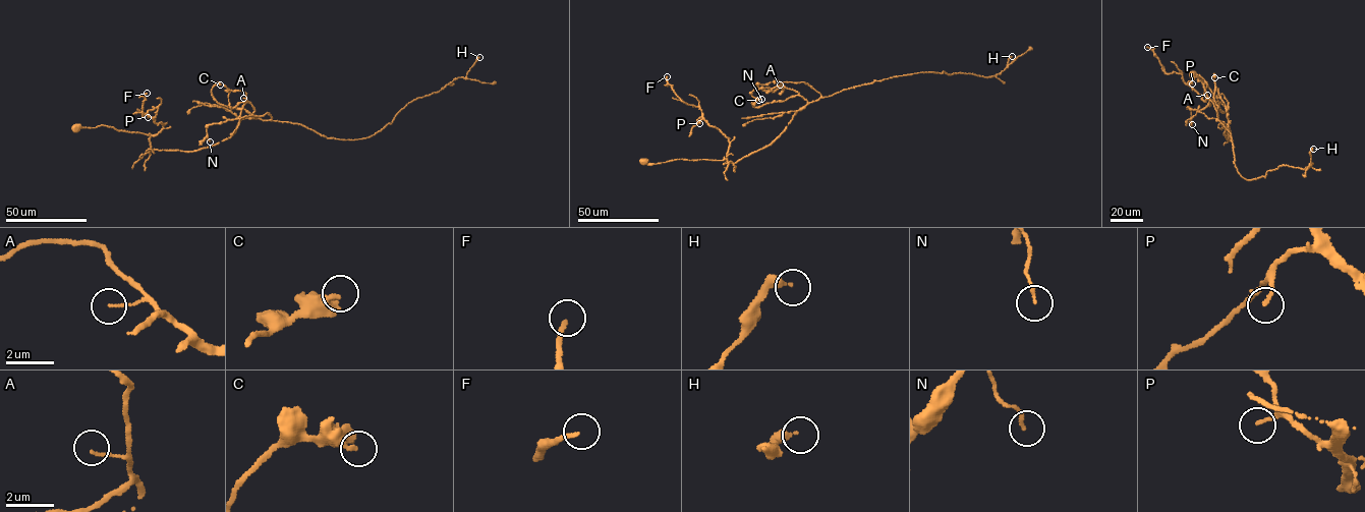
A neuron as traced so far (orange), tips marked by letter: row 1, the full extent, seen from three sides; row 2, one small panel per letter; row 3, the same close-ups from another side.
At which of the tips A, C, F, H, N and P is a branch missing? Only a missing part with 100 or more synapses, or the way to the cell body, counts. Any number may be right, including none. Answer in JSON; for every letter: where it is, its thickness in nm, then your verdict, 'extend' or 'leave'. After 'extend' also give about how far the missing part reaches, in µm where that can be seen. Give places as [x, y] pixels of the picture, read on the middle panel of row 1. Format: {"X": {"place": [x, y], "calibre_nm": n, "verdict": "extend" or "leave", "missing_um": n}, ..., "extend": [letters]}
{"A": {"place": [780, 84], "calibre_nm": 110, "verdict": "leave"}, "C": {"place": [758, 100], "calibre_nm": 320, "verdict": "leave"}, "F": {"place": [667, 76], "calibre_nm": 170, "verdict": "leave"}, "H": {"place": [1012, 56], "calibre_nm": 280, "verdict": "leave"}, "N": {"place": [761, 99], "calibre_nm": 120, "verdict": "leave"}, "P": {"place": [699, 123], "calibre_nm": 140, "verdict": "leave"}, "extend": []}

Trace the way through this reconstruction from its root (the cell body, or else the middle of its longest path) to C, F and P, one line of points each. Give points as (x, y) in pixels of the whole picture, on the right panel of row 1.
C: (1192, 75), (1207, 83), (1228, 110), (1230, 140), (1224, 132), (1230, 122), (1219, 121), (1216, 115), (1214, 77)
F: (1192, 75), (1207, 83), (1228, 111), (1223, 112), (1216, 102), (1187, 84), (1181, 73), (1166, 73), (1147, 47)
P: (1192, 75), (1197, 74), (1207, 83), (1228, 111), (1223, 112), (1216, 102), (1198, 94), (1190, 86), (1192, 83)

